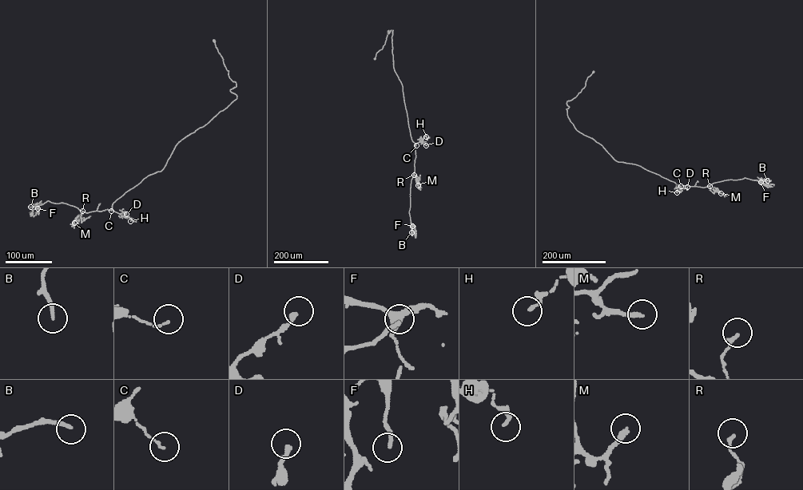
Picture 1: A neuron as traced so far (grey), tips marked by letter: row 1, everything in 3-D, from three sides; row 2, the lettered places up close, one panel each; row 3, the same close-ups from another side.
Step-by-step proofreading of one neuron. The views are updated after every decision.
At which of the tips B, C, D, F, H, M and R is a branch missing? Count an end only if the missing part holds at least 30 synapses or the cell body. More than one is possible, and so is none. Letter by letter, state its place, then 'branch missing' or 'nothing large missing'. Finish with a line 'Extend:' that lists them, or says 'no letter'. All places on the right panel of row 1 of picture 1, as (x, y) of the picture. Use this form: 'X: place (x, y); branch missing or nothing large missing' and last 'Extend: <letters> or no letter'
B: place (767, 180); branch missing
C: place (681, 186); nothing large missing
D: place (687, 187); nothing large missing
F: place (761, 182); branch missing
H: place (677, 192); nothing large missing
M: place (721, 193); branch missing
R: place (709, 186); nothing large missing
Extend: B, F, M

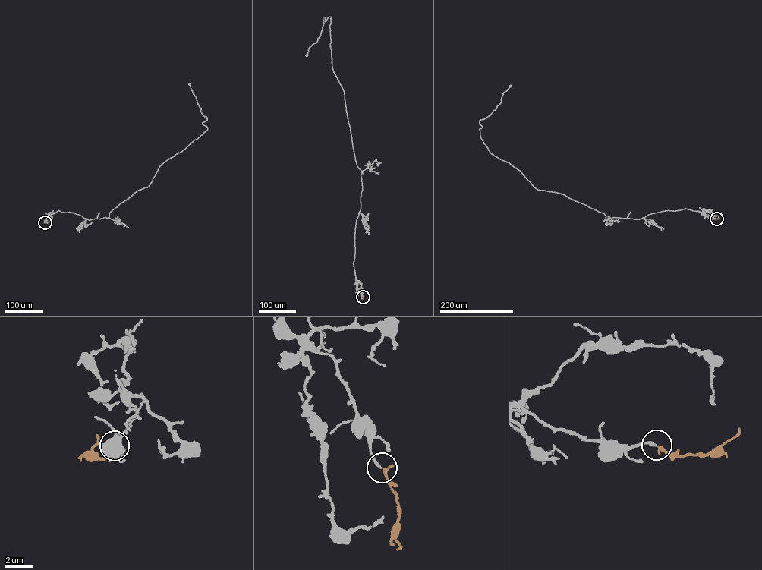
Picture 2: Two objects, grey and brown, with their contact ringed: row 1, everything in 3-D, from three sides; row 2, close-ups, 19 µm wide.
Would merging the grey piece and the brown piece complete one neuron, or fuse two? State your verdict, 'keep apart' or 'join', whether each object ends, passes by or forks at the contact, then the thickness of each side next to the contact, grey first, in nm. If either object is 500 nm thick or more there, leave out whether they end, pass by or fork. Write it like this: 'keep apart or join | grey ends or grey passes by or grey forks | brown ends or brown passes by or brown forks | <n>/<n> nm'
join | grey ends | brown ends | 190/240 nm

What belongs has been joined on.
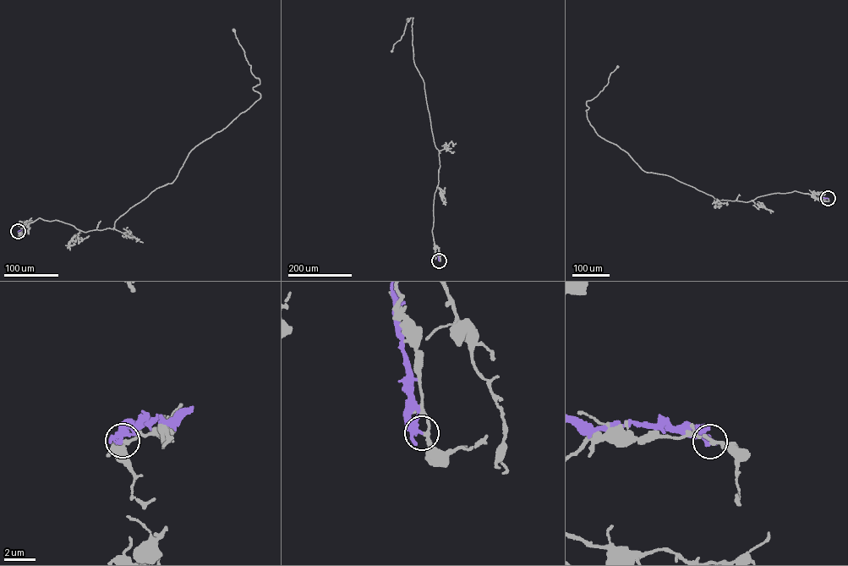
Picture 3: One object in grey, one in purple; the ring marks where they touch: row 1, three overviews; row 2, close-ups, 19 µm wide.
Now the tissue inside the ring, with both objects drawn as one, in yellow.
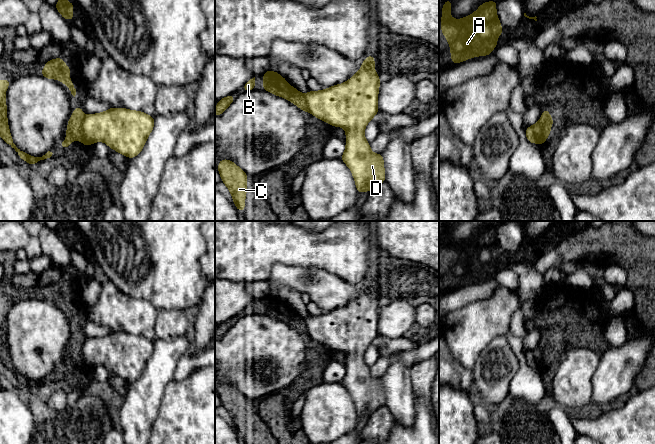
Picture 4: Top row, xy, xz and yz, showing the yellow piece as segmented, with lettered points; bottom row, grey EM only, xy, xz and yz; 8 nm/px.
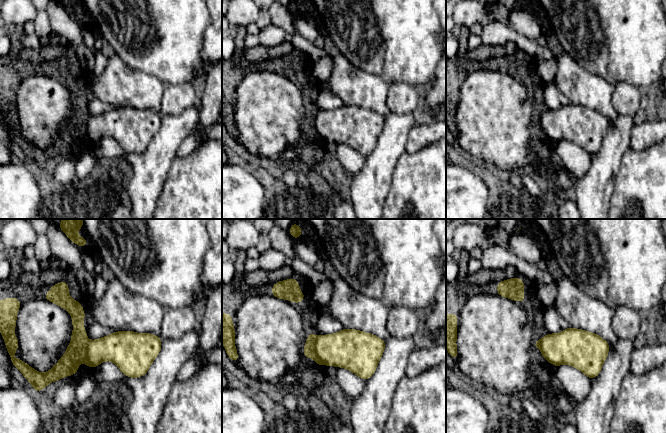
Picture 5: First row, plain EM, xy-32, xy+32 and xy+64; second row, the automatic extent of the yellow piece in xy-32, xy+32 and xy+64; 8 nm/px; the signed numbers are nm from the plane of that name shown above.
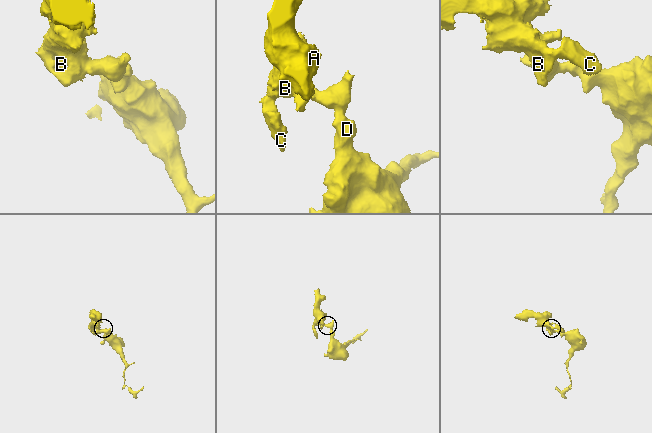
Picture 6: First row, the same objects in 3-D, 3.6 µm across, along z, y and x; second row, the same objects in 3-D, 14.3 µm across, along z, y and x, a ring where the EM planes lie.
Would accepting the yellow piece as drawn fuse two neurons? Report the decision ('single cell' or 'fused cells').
fused cells

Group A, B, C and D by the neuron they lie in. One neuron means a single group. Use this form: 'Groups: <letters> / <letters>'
Groups: A B C / D

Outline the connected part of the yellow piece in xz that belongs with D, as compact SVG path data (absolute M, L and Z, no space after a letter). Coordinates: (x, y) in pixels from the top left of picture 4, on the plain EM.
M368 279L360 294L342 309L334 309L322 315L309 315L303 319L307 335L315 341L346 354L346 374L341 384L350 392L354 401L358 419L369 415L385 406L385 395L382 378L371 376L370 368L364 361L367 347L378 337L378 314L380 303L373 289L375 283Z

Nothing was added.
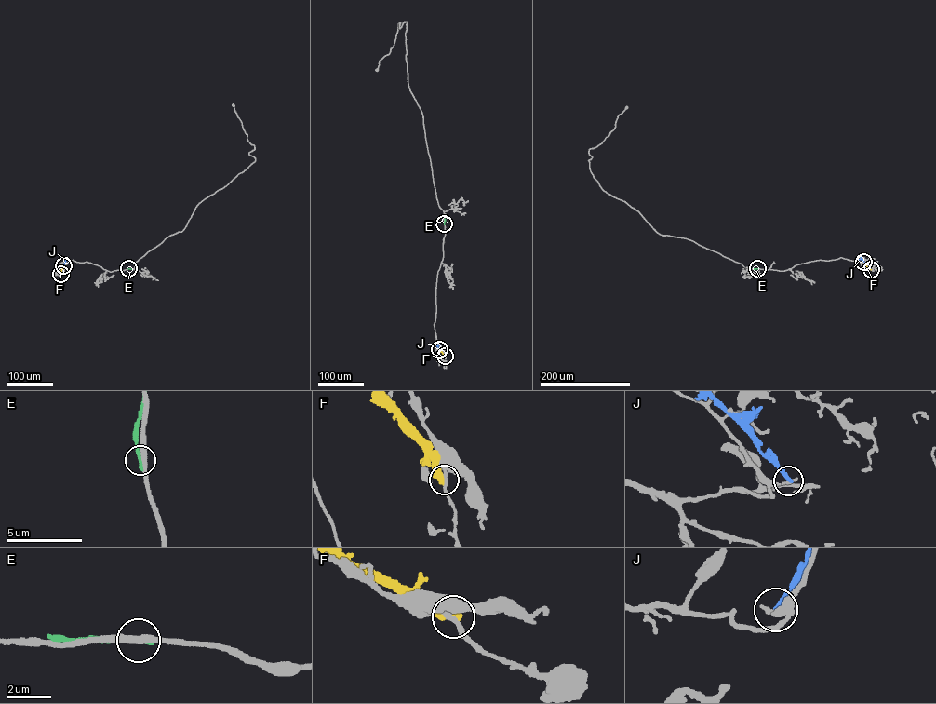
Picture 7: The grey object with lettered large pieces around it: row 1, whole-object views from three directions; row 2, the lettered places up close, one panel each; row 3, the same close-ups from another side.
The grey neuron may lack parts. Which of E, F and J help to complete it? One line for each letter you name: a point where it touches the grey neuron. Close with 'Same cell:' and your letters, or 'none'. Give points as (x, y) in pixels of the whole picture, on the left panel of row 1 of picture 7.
Same cell: none

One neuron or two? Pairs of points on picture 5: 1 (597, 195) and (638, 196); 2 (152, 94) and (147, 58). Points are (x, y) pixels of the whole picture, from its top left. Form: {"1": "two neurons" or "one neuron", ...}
{"1": "two neurons", "2": "two neurons"}

